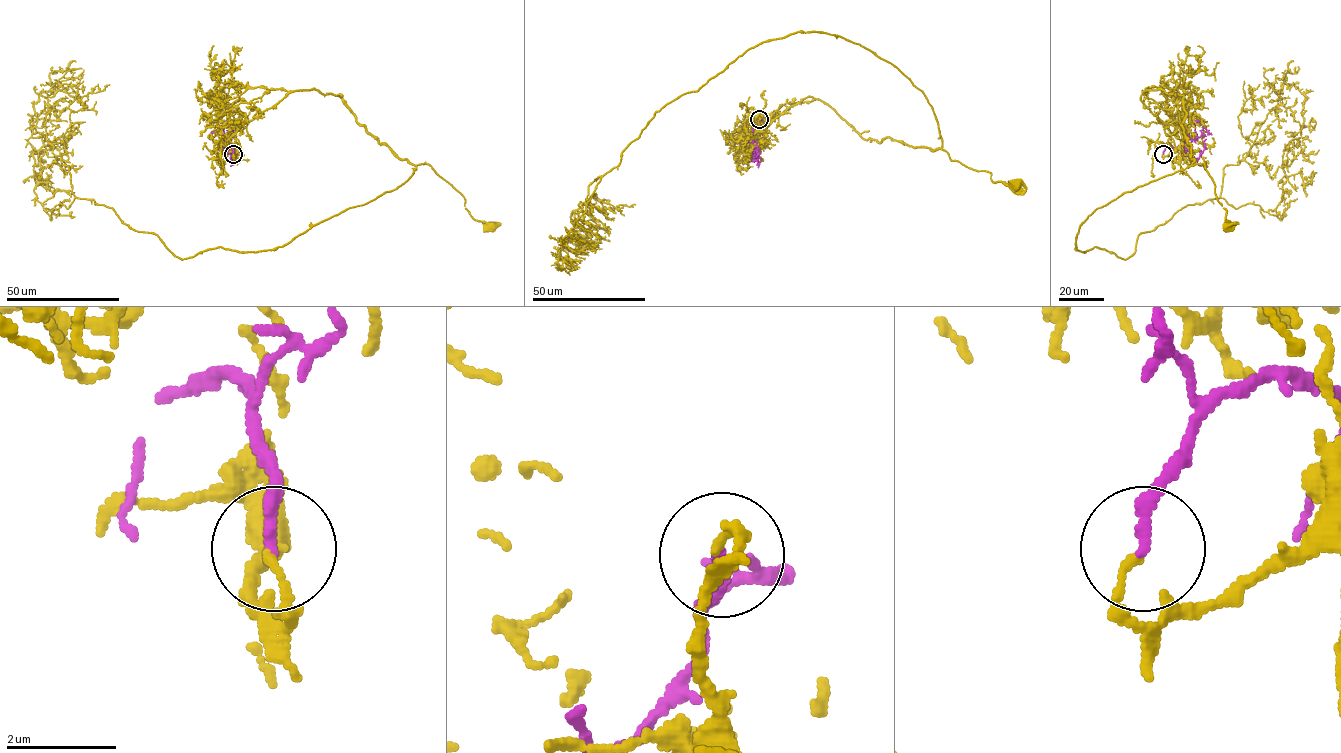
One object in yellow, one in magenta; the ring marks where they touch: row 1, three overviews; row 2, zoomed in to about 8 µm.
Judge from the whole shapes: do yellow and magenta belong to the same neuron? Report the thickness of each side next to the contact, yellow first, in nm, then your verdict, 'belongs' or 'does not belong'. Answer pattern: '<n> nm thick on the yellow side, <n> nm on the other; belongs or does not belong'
120 nm thick on the yellow side, 200 nm on the other; does not belong

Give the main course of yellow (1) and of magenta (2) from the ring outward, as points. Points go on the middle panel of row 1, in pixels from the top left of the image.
1: (759, 119), (759, 126), (813, 97), (865, 139), (944, 149), (952, 160), (989, 172), (994, 182), (1015, 184)
2: (759, 119), (751, 134), (756, 149), (749, 151), (752, 150), (754, 157)

